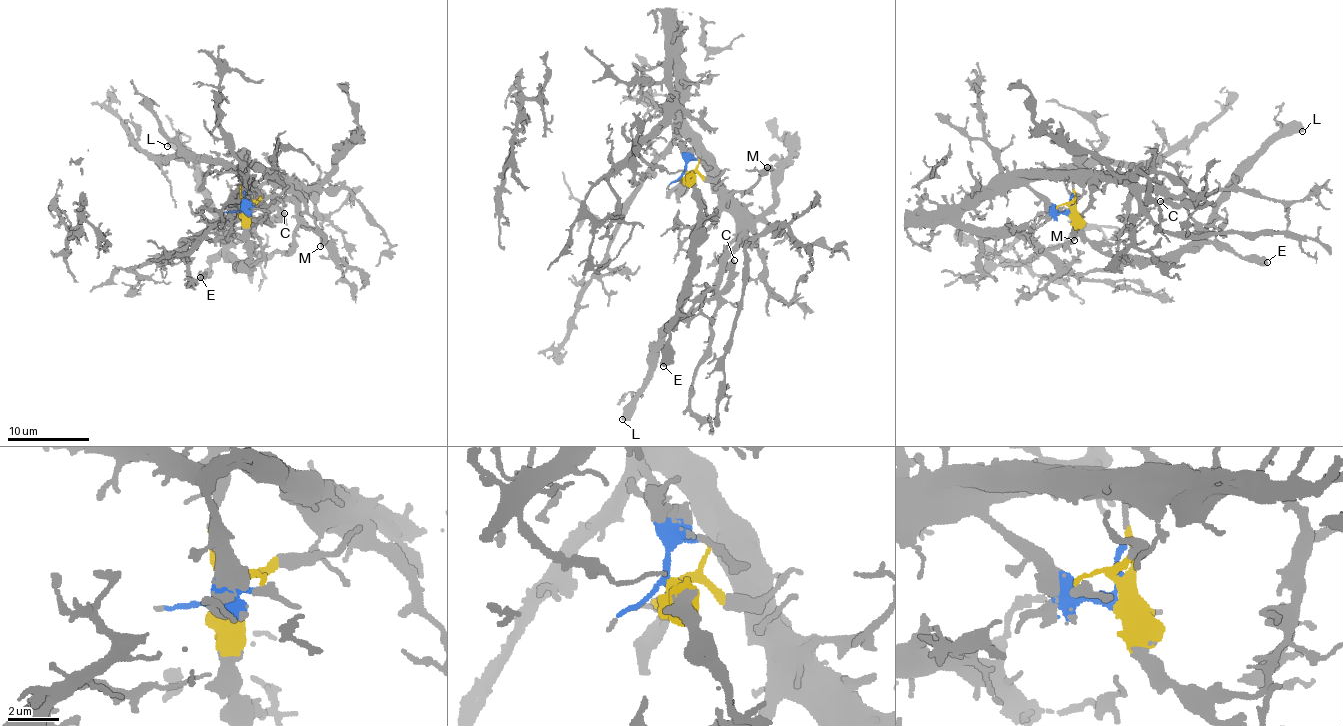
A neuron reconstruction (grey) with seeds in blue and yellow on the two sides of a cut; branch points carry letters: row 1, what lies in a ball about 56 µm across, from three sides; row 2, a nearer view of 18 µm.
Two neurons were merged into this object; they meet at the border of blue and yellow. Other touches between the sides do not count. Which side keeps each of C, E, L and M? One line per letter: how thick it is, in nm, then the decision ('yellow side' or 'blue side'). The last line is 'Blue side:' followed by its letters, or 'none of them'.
C: 550 nm thick; yellow side
E: 600 nm thick; yellow side
L: 480 nm thick; yellow side
M: 280 nm thick; blue side
Blue side: M

